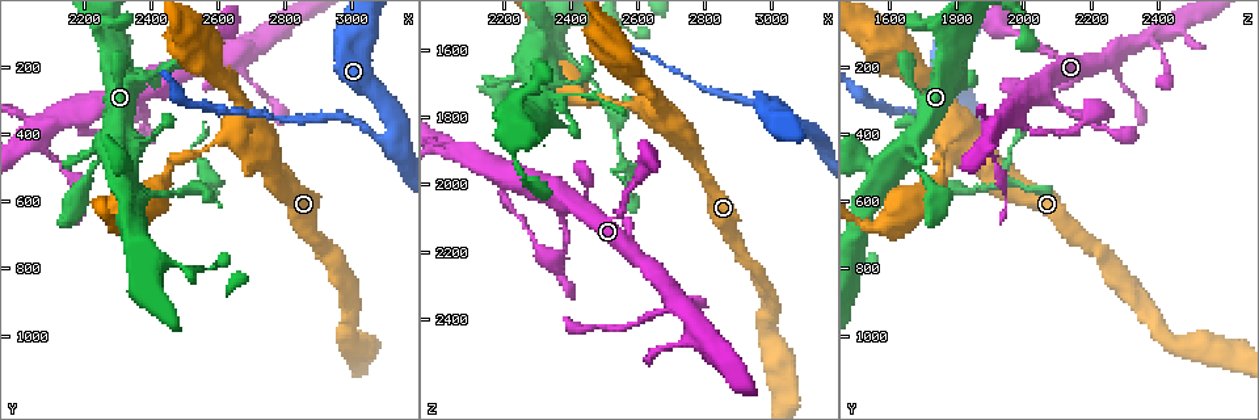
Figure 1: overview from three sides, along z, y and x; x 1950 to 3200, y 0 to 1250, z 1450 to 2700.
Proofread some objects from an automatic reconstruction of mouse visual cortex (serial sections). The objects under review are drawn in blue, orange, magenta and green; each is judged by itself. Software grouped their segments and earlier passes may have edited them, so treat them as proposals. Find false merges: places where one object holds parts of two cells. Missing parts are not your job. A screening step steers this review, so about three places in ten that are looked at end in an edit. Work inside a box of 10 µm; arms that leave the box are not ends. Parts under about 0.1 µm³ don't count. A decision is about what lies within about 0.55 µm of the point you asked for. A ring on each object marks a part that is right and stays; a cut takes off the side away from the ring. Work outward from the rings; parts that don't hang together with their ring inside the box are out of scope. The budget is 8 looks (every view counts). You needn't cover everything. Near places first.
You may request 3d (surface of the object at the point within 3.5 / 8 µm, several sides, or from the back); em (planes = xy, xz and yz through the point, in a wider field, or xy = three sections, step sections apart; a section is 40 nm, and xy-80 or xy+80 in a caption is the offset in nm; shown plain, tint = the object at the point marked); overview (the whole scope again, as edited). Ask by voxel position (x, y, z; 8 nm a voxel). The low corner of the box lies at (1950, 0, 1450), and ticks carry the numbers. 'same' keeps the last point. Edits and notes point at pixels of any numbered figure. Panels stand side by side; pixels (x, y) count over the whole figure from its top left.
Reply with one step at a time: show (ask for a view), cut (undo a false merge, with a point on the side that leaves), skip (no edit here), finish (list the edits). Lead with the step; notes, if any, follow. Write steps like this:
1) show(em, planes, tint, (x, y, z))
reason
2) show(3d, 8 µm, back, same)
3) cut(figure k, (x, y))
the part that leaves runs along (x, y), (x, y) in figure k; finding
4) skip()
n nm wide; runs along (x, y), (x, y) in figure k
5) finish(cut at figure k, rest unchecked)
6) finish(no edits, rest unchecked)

show(3d, 3.5 µm, (3110, 340, 1840))
sharp bend

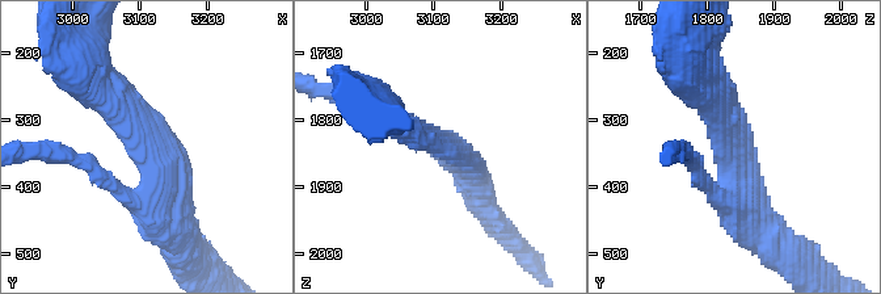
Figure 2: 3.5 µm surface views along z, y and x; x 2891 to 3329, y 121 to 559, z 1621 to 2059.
show(em, planes, tint, (3115, 350, 1830))

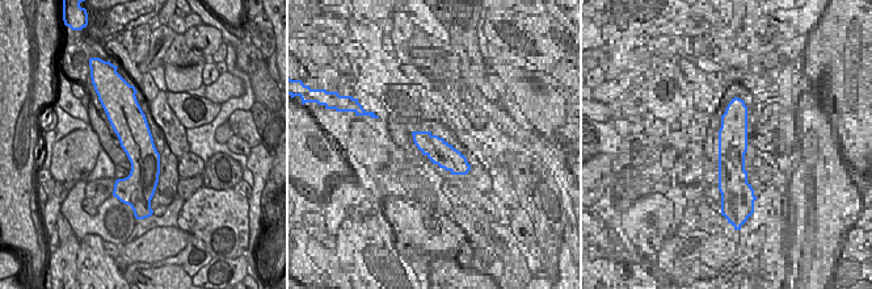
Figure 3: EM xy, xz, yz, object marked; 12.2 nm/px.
skip()
all the same cell

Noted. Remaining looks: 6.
show(em, xy, step 5, tint, (2370, 370, 2260))
sharp bend

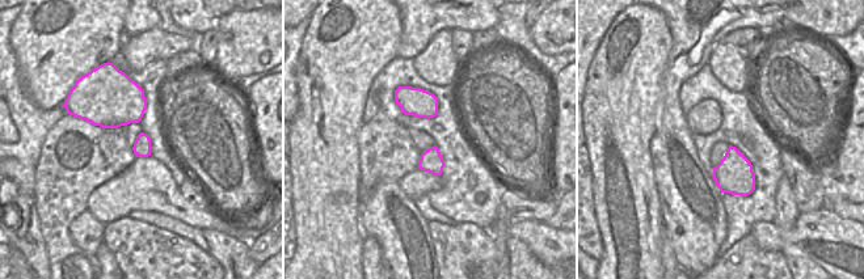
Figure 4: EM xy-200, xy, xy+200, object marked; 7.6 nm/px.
show(3d, 3.5 µm, same)
see where the arms go

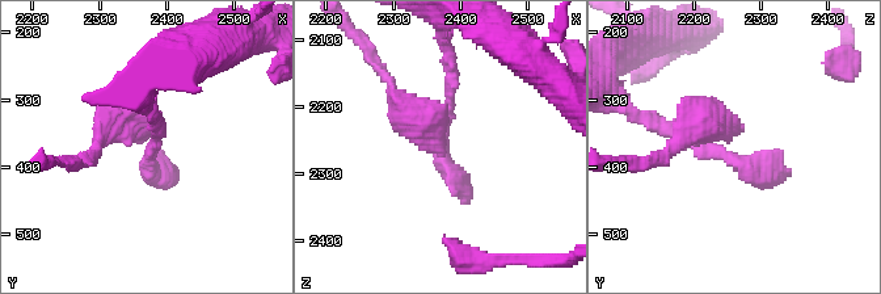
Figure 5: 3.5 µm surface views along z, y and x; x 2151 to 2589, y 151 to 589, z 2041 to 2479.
skip()
runs along (661, 130), (725, 154), (692, 109) in figure 5; all the same cell

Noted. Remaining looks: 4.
show(em, xy, step 5, tint, (2400, 570, 1630))
thick turns thin

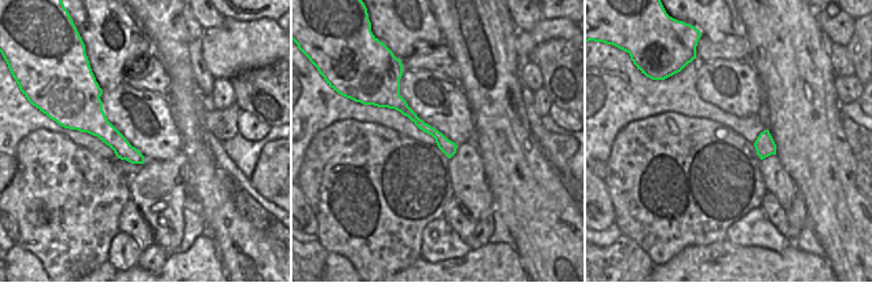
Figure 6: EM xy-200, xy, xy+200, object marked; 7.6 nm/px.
show(3d, 3.5 µm, same)

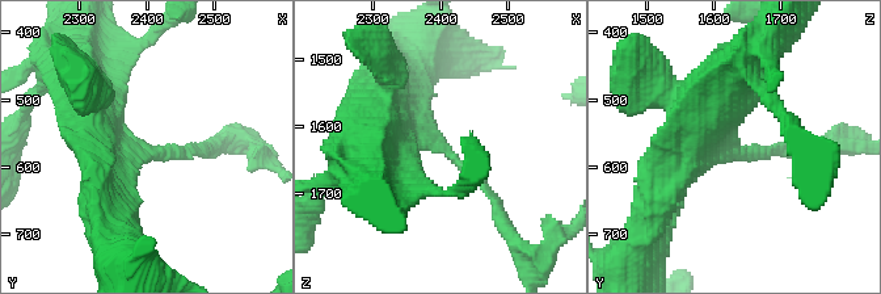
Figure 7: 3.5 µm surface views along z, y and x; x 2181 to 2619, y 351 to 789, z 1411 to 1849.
skip()
arms of 100, 400 nm; runs along (383, 96), (396, 101), (453, 150) in figure 6; one cell here

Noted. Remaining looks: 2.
finish(no edits, rest unchecked)

